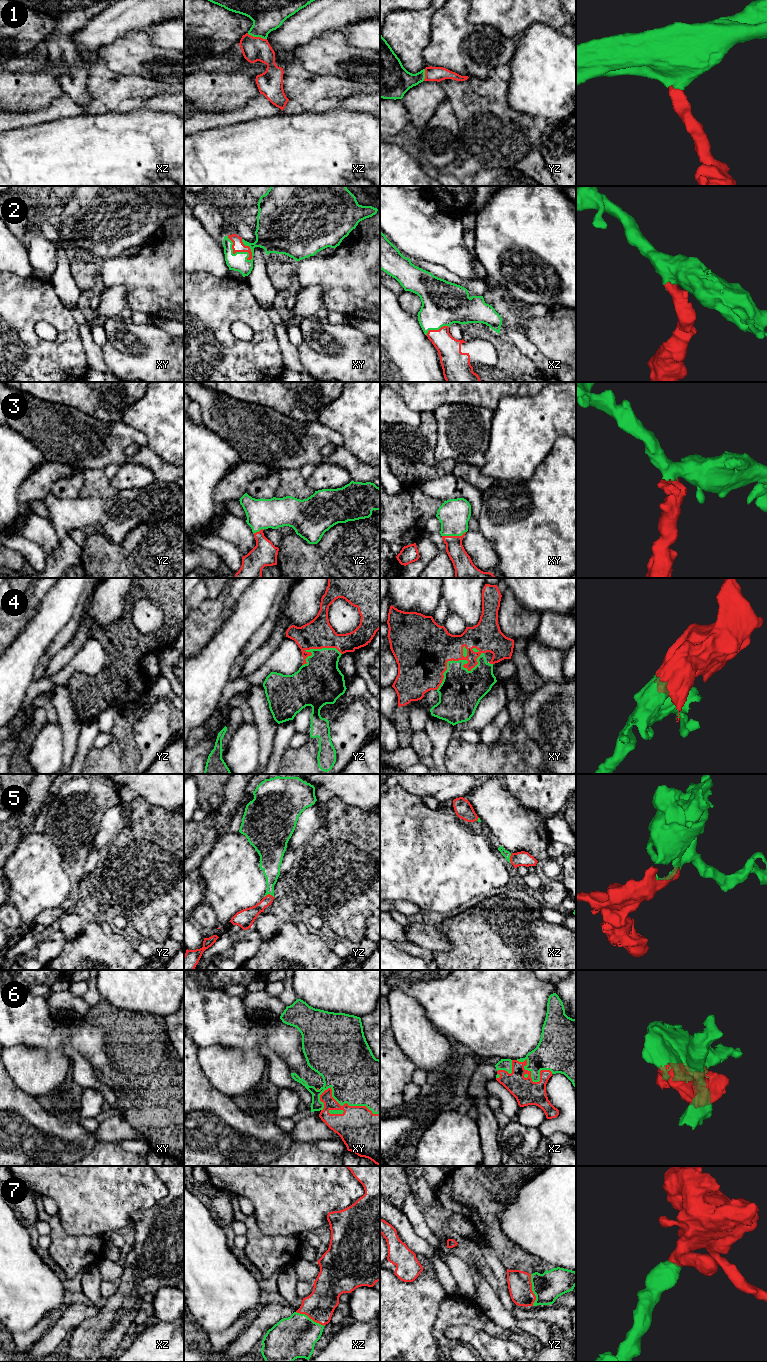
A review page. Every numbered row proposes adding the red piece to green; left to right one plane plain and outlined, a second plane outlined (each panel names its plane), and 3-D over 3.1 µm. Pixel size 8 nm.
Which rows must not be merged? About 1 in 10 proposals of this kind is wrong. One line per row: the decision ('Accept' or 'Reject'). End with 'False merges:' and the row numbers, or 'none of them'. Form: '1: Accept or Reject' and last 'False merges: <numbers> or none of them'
1: Accept
2: Accept
3: Accept
4: Accept
5: Accept
6: Accept
7: Accept
False merges: none of them

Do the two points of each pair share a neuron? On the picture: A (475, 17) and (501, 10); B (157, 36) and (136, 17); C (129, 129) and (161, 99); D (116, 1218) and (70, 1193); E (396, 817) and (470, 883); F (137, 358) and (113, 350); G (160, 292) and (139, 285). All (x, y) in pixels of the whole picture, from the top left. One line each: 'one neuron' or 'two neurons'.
A: one neuron
B: two neurons
C: two neurons
D: one neuron
E: one neuron
F: one neuron
G: one neuron

